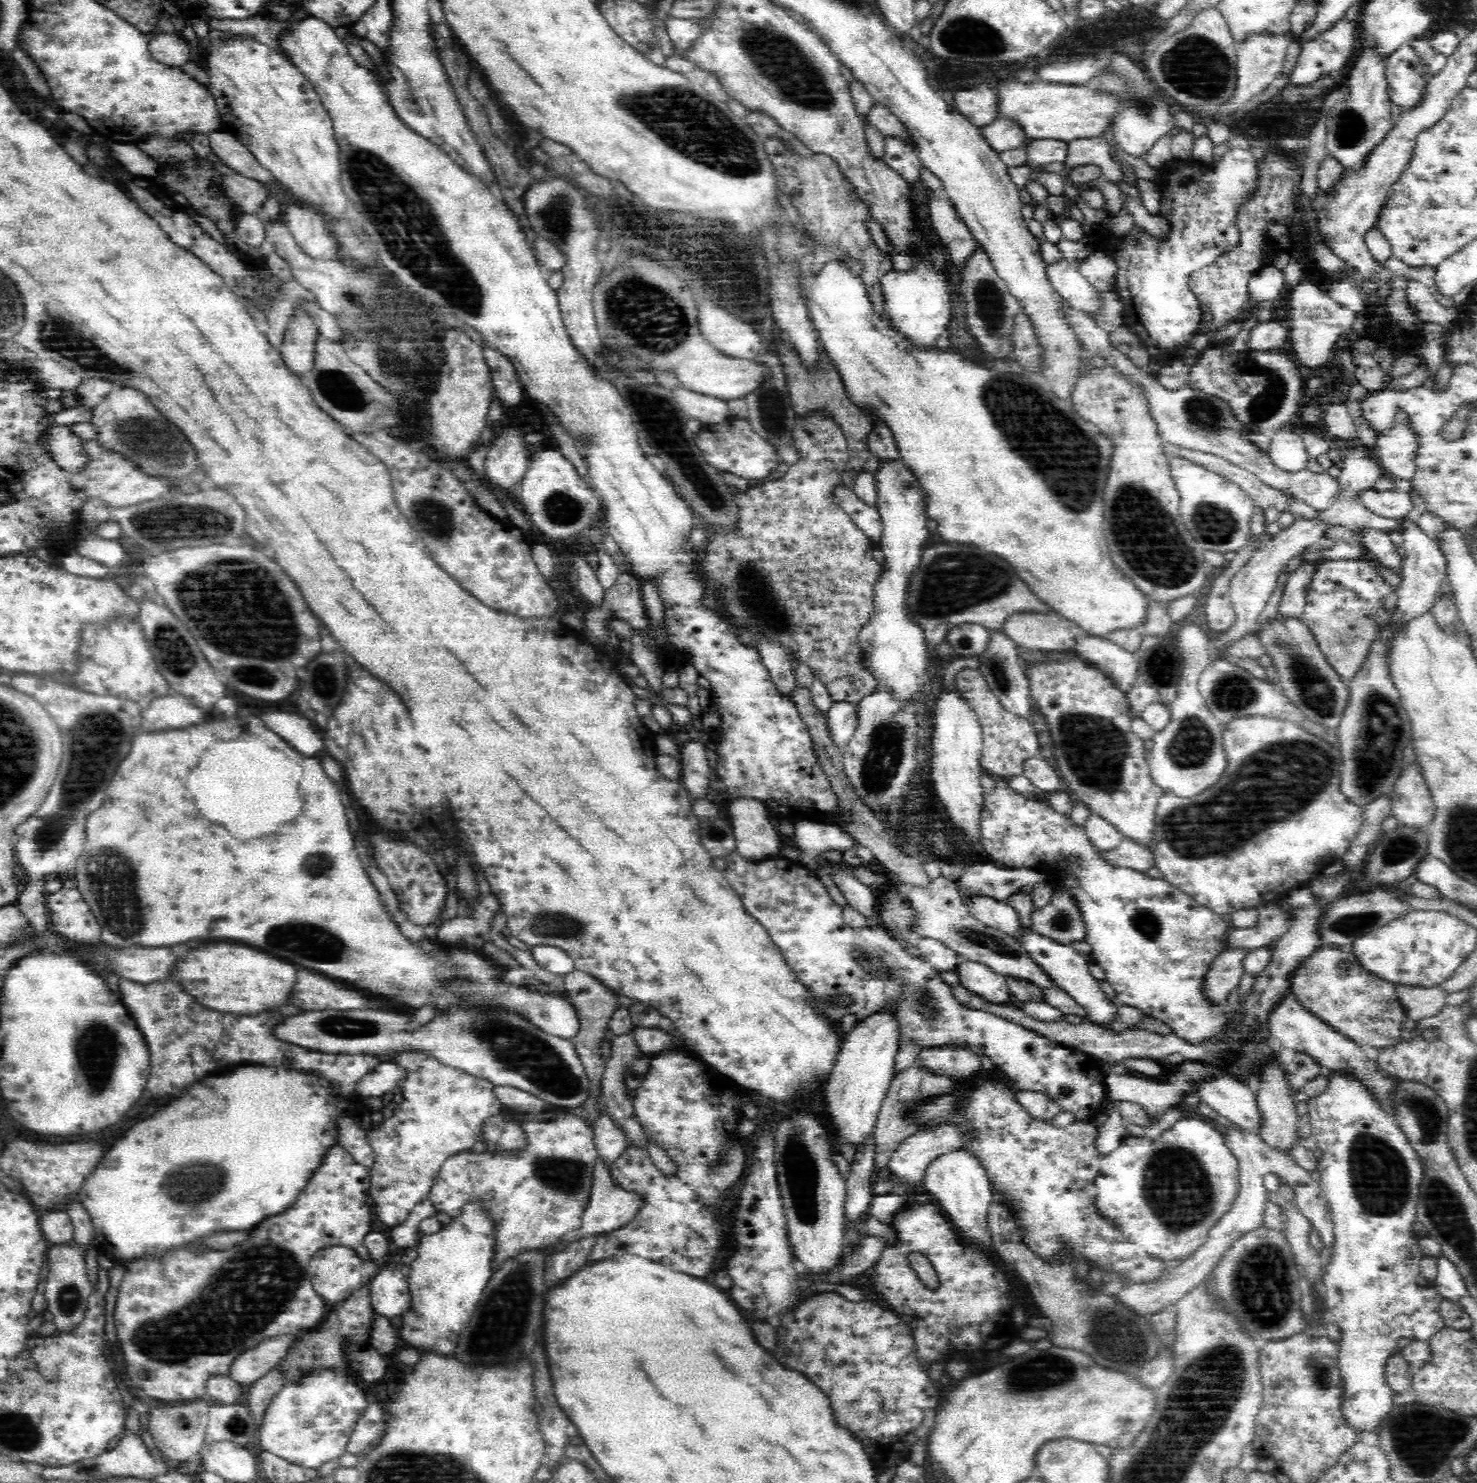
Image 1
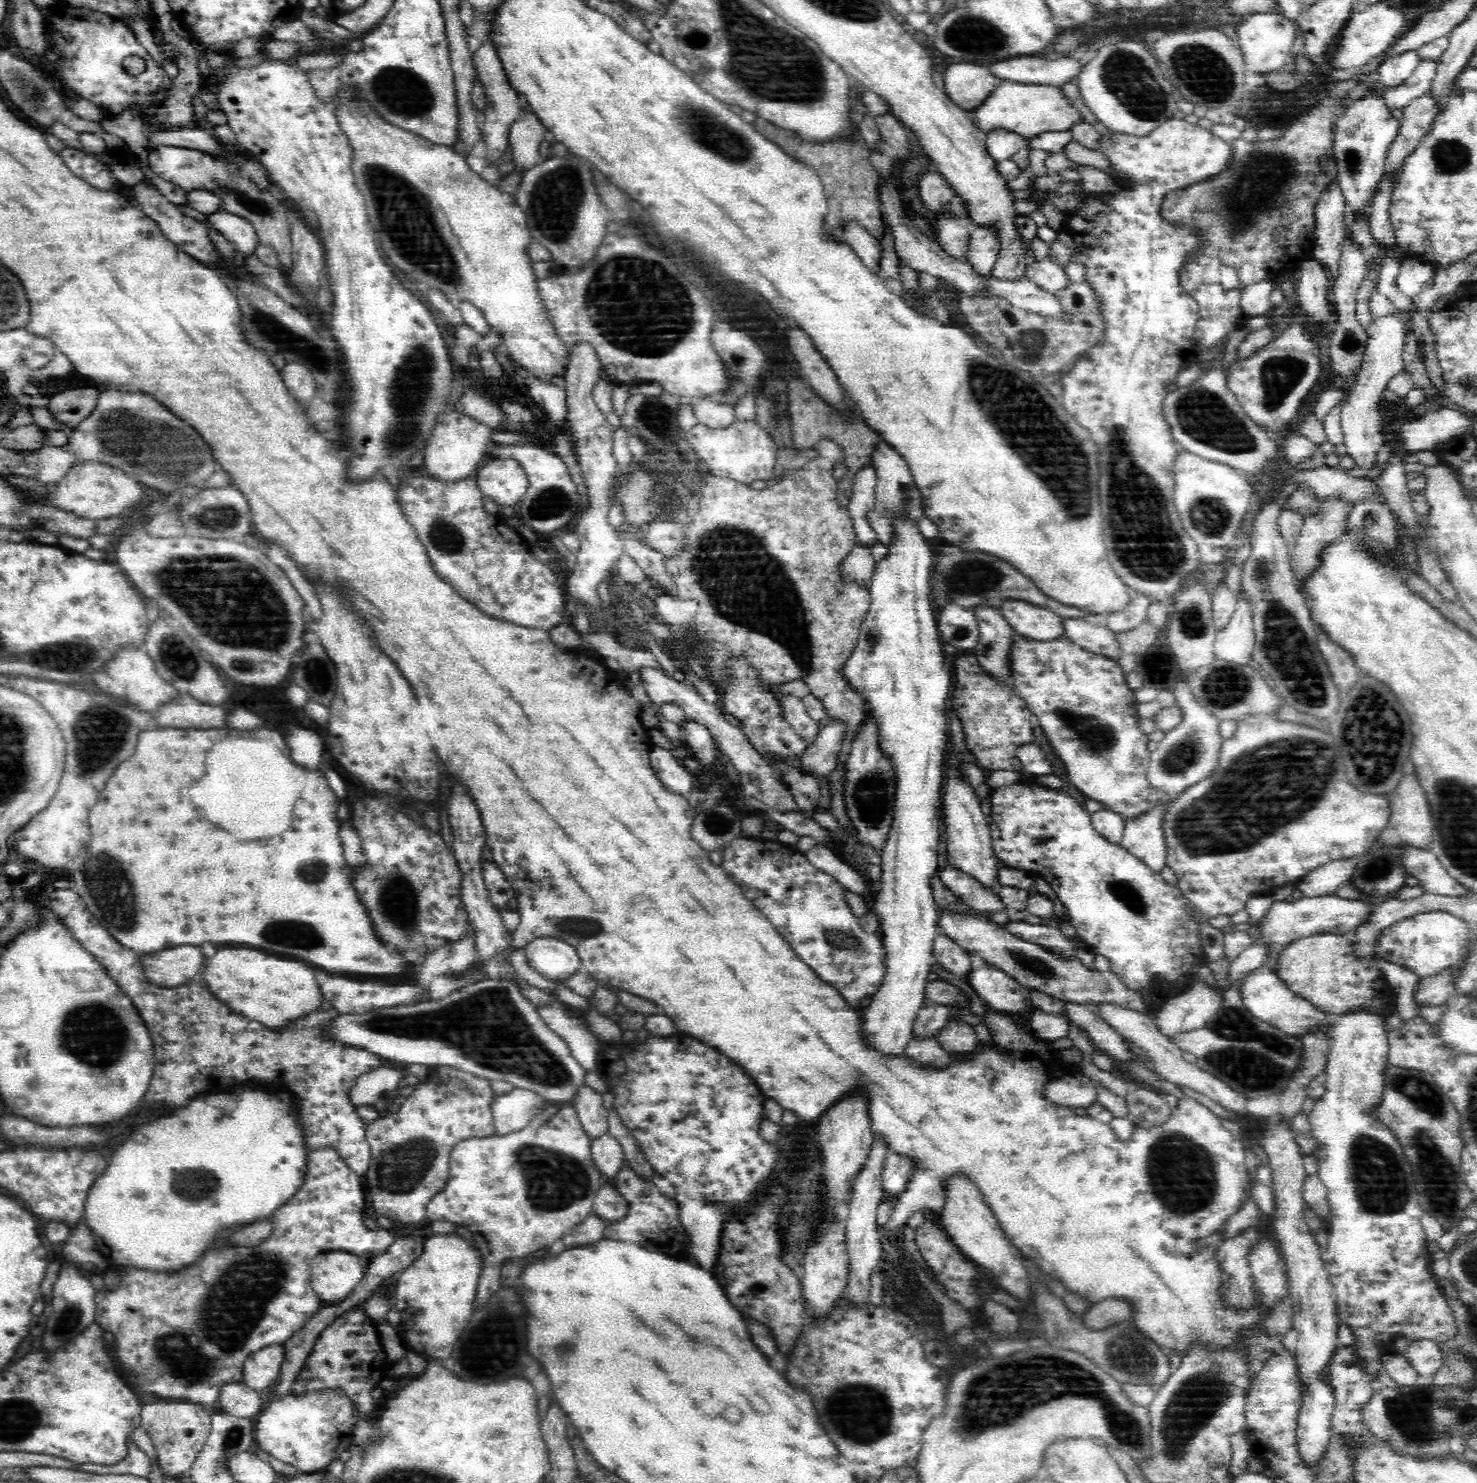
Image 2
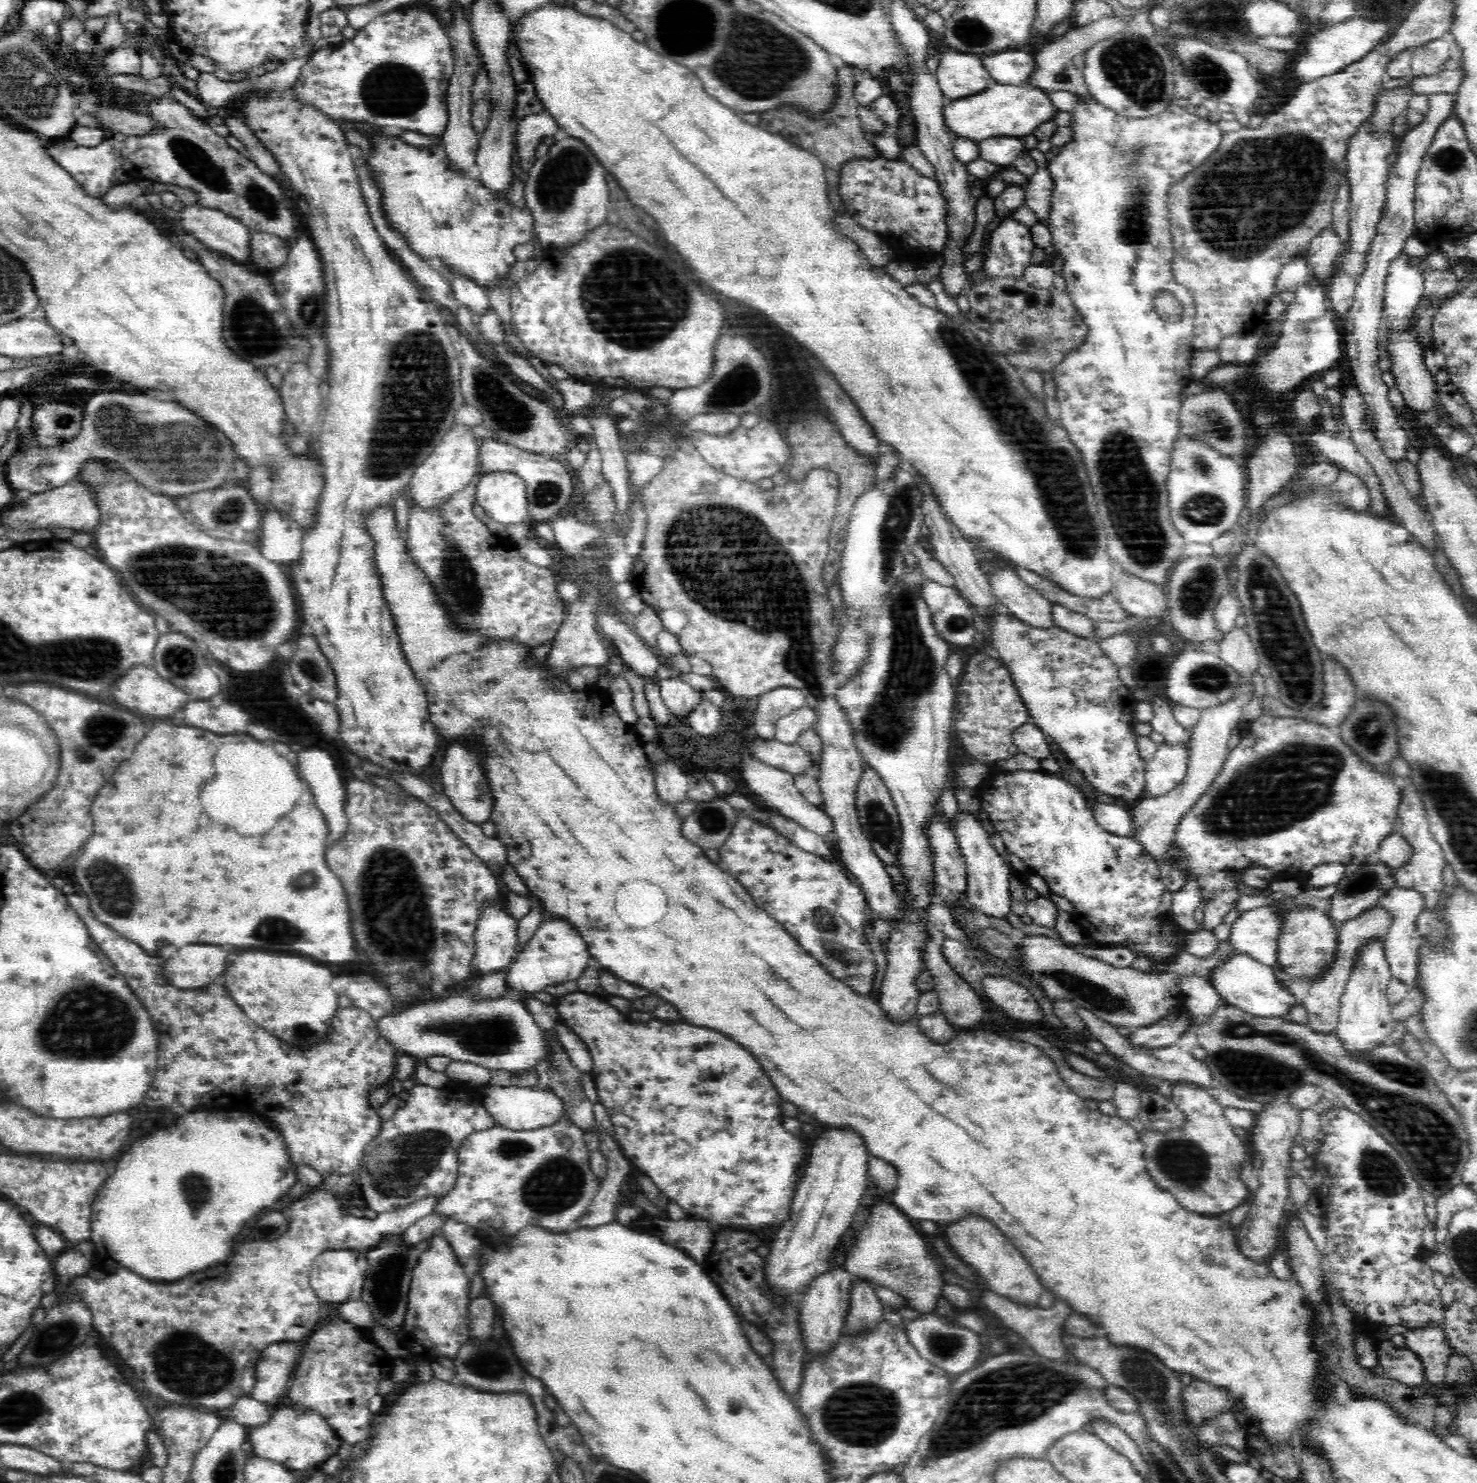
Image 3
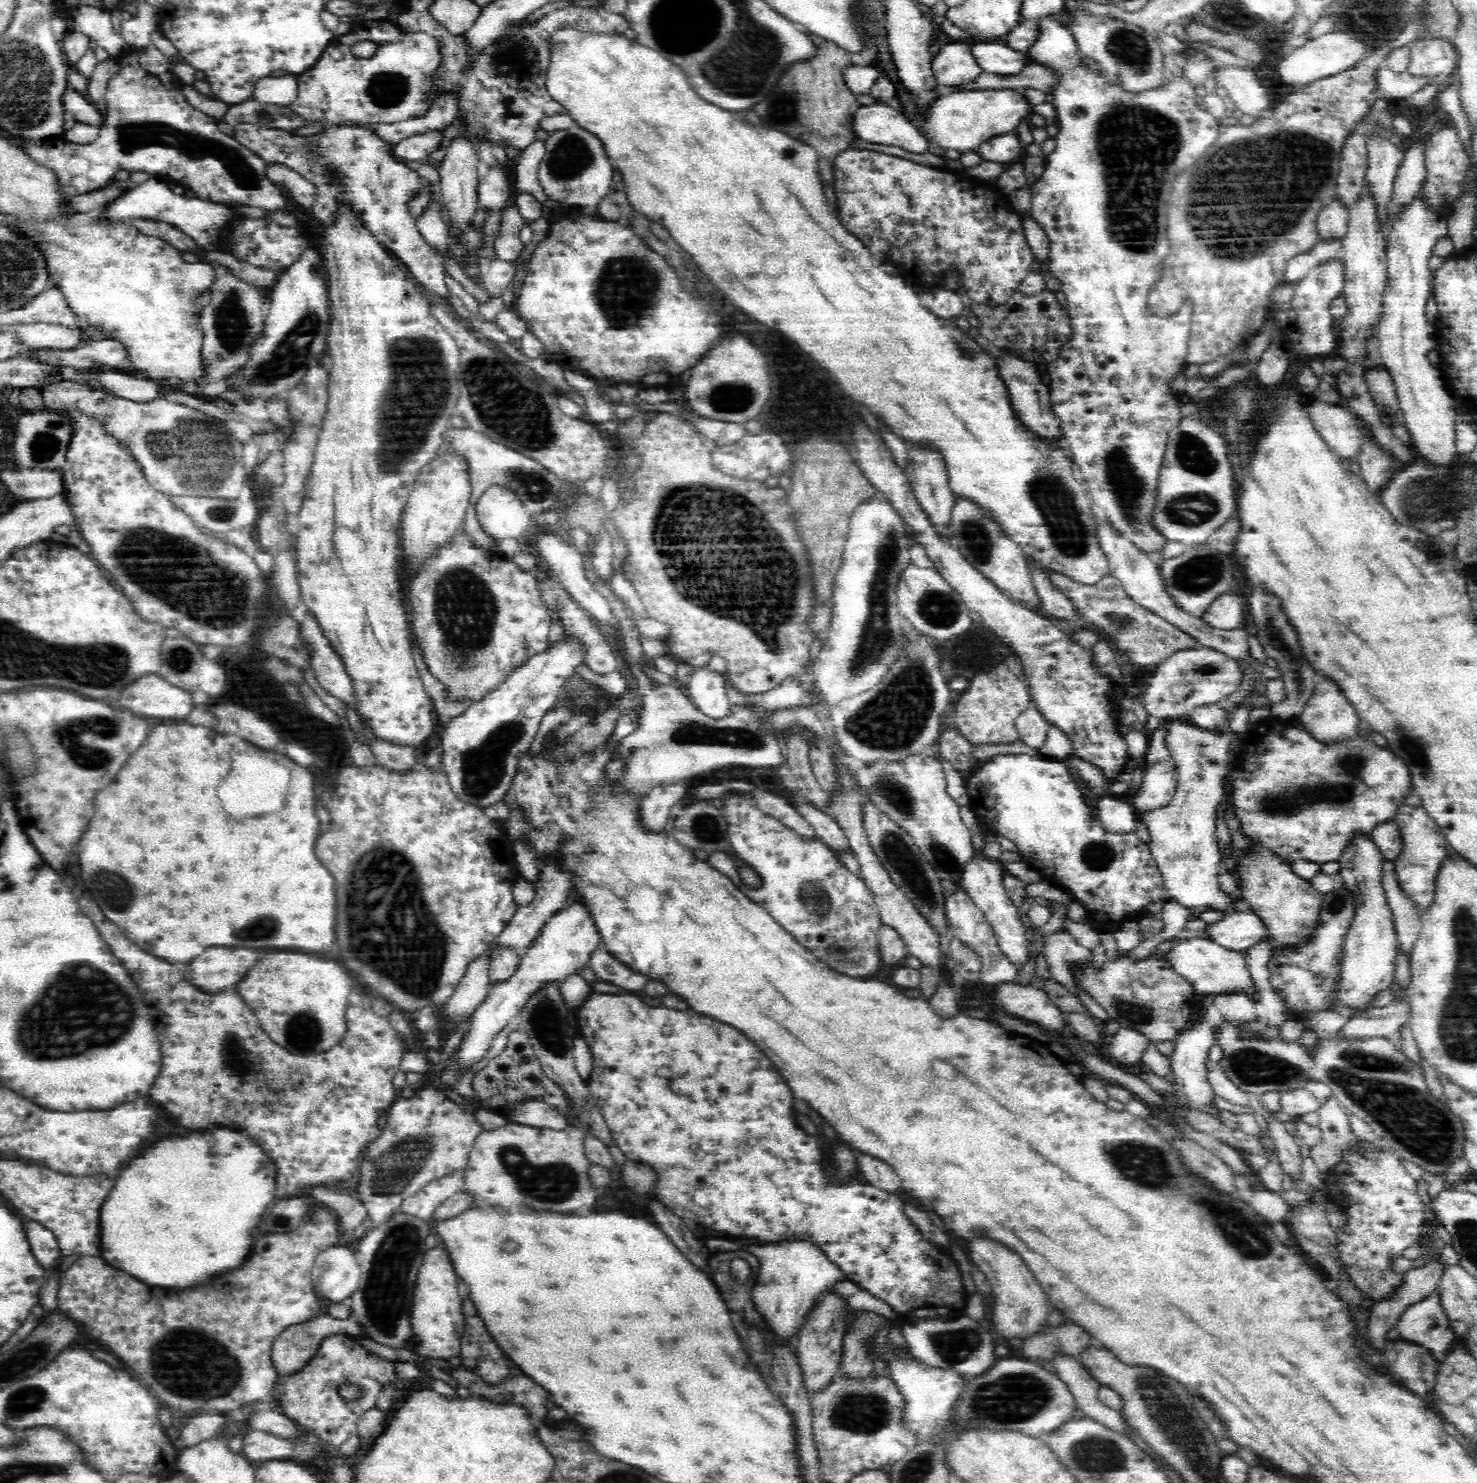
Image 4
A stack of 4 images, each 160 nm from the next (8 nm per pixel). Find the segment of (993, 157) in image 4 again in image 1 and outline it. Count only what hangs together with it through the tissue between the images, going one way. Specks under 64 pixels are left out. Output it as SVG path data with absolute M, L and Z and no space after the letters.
M1000 116L994 124L981 128L982 136L996 152L1004 152L1025 146L1029 138L1012 116Z

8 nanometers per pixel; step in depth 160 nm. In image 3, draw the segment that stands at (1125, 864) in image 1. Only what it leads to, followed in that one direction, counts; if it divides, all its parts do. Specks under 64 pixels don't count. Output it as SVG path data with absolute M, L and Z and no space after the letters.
M1244 691L1235 699L1214 709L1202 709L1198 722L1189 730L1191 739L1191 758L1185 779L1173 789L1157 796L1146 796L1130 814L1132 830L1130 837L1140 843L1150 859L1156 862L1171 861L1174 830L1186 813L1204 794L1204 790L1212 784L1216 778L1220 766L1224 762L1224 756L1228 753L1228 739L1231 730L1241 724L1241 709L1248 704L1252 692Z

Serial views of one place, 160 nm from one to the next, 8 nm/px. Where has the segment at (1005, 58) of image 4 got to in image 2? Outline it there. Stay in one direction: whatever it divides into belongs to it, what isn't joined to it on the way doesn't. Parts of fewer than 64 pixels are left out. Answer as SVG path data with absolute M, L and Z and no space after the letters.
M1064 56L1058 60L1044 58L1016 58L1006 62L996 62L990 66L990 72L998 78L1016 80L1025 84L1046 84L1056 87L1076 82L1084 72L1084 62L1078 58Z

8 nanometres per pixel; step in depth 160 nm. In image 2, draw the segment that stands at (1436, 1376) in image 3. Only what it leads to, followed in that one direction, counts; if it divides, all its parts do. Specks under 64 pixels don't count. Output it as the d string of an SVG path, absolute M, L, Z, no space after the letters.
M1411 1341L1401 1352L1420 1375L1430 1376L1442 1364L1443 1352L1436 1341Z

